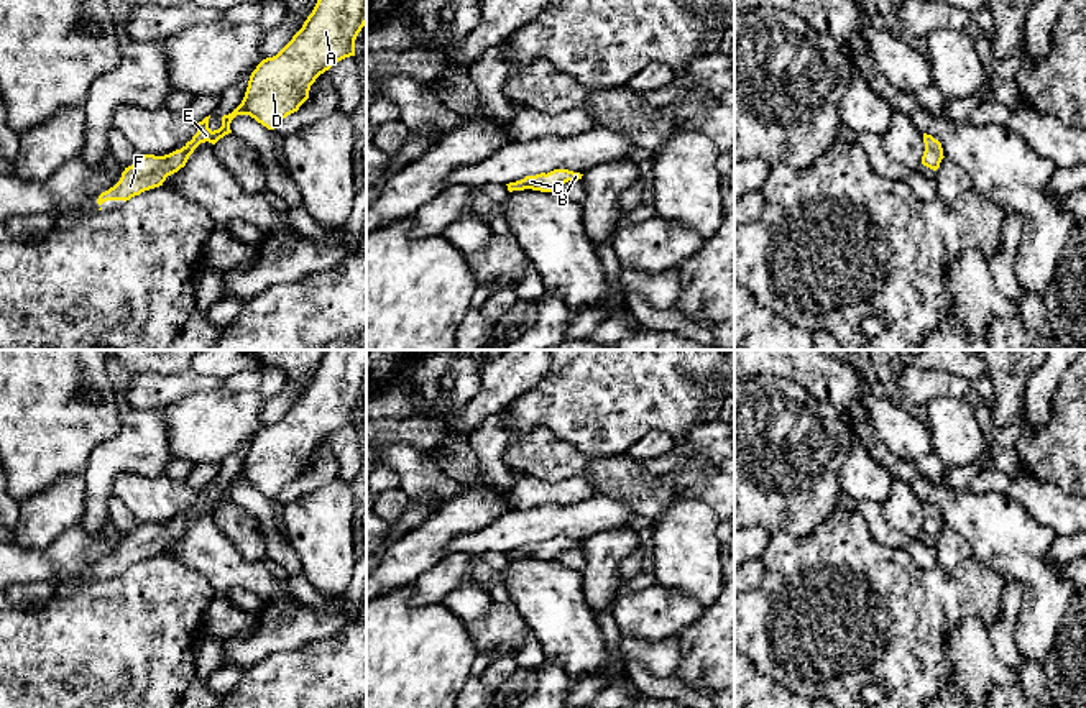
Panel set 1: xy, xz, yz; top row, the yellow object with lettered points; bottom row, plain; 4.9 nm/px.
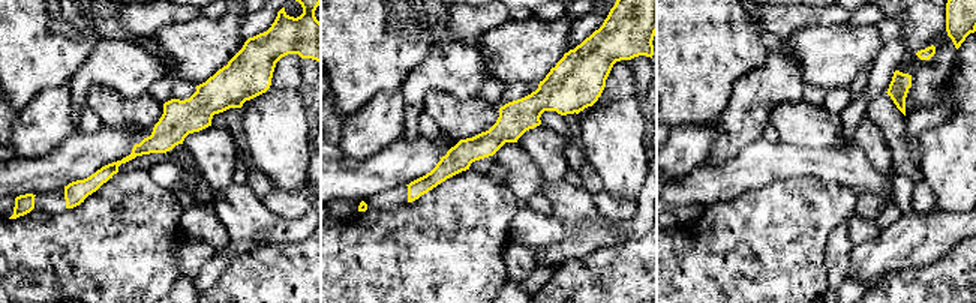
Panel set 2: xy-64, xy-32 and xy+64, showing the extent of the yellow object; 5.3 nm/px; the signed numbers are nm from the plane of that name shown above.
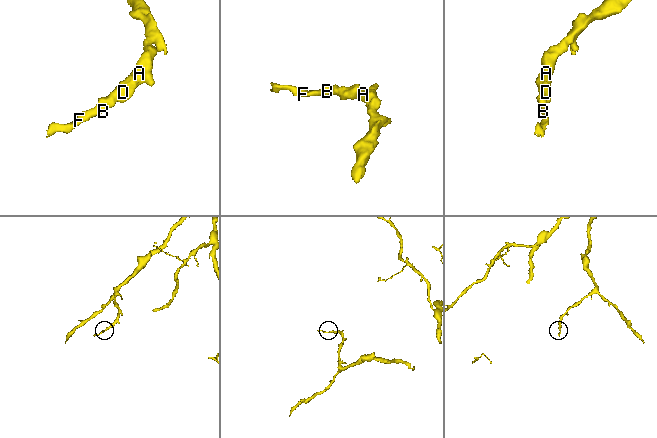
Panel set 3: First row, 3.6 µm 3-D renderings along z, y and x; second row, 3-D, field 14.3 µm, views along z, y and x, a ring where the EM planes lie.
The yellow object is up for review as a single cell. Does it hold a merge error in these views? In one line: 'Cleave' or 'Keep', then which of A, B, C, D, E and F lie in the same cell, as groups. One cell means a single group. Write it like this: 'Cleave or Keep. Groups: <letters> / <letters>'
Keep. Groups: A B C D E F

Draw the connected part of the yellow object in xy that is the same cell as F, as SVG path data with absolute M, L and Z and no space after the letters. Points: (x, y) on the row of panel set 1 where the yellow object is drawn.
M317 0L312 13L292 39L251 72L242 103L222 117L219 130L209 128L209 117L197 123L197 133L181 149L164 156L145 154L125 168L120 181L102 192L97 204L130 200L163 186L168 176L186 166L200 143L215 145L232 133L237 115L250 115L268 130L299 110L311 85L338 61L355 56L355 39L366 25L366 0Z

